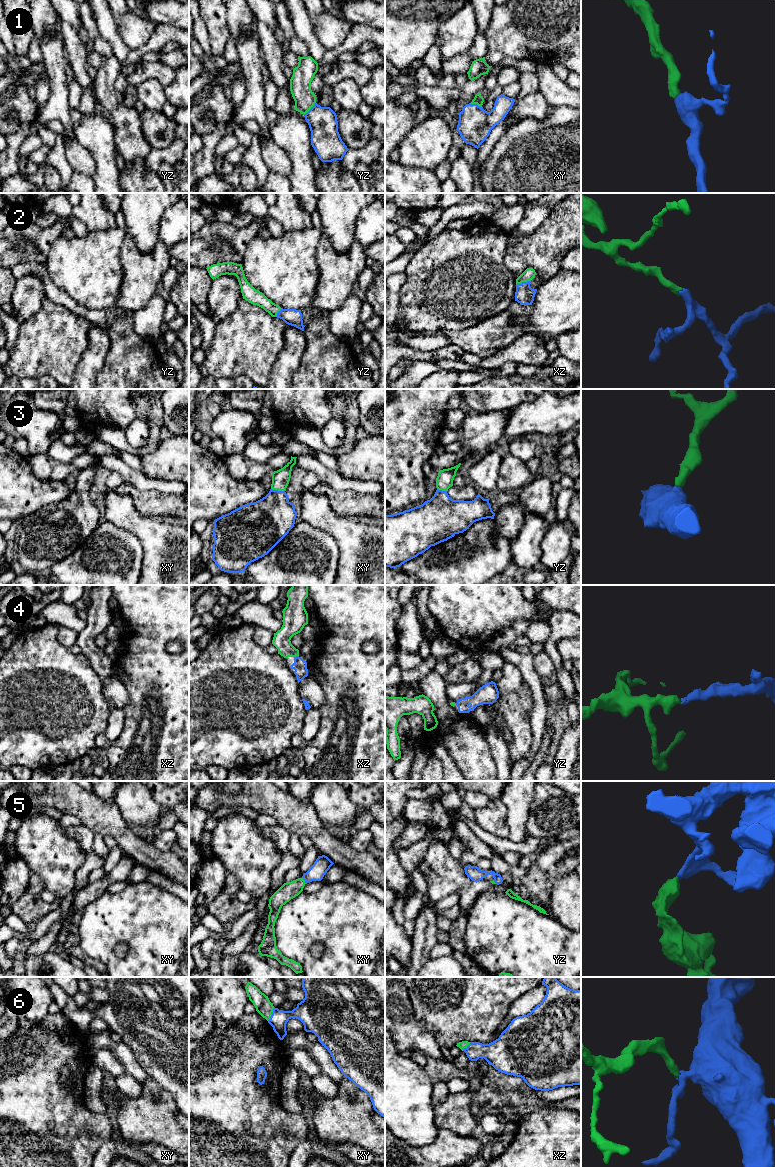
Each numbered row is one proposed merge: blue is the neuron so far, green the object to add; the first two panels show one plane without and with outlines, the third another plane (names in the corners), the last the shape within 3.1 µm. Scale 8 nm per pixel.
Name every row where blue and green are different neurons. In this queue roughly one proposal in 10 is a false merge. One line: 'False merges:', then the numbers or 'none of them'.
False merges: none of them

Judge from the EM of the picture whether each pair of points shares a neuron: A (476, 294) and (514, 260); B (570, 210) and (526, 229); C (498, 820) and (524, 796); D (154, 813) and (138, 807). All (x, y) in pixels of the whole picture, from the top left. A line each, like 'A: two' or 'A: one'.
A: two
B: two
C: two
D: one

